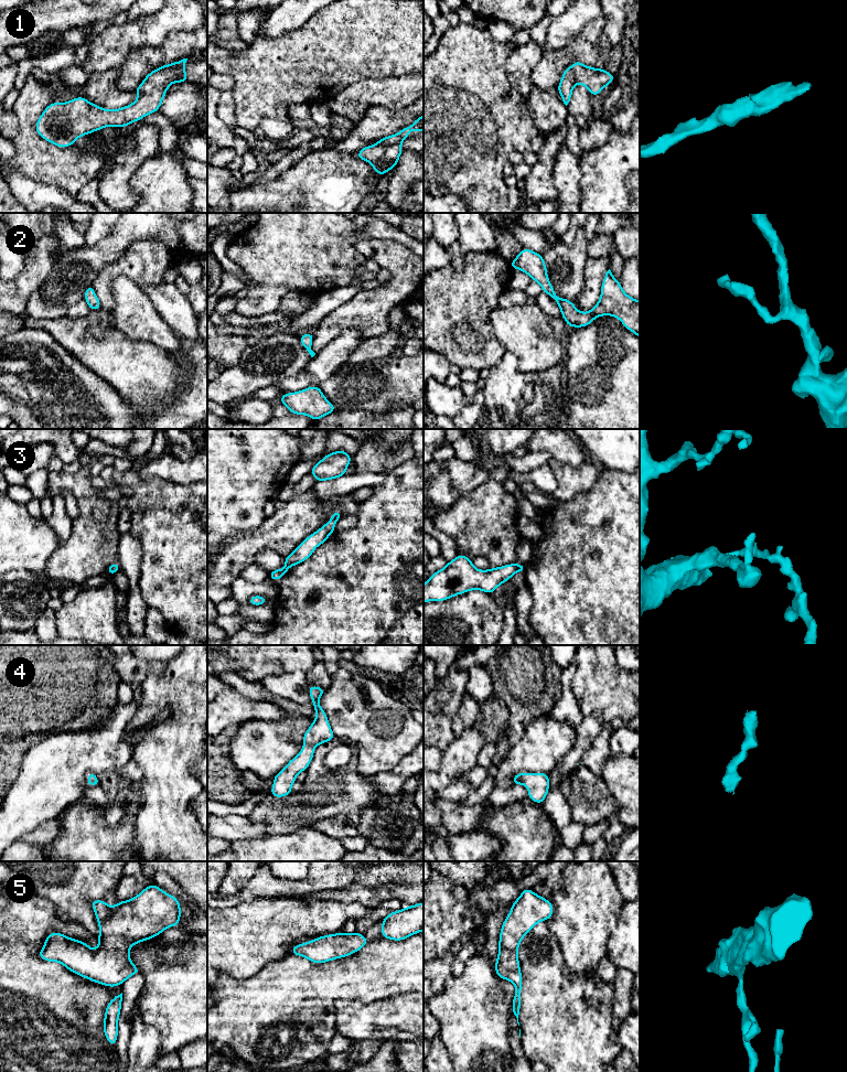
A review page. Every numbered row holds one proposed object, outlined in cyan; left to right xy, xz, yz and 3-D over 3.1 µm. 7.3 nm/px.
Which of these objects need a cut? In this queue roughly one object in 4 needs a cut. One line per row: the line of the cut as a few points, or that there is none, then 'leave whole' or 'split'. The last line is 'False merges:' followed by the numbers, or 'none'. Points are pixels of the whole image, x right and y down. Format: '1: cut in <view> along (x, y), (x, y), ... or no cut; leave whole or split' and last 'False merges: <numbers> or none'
1: cut in xy along (158, 68), (175, 67), (178, 76), (182, 81); split
2: no cut; leave whole
3: no cut; leave whole
4: no cut; leave whole
5: no cut; leave whole
False merges: 1

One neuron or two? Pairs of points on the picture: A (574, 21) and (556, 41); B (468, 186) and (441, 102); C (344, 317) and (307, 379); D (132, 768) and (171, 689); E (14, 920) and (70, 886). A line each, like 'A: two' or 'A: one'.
A: one
B: one
C: two
D: two
E: two

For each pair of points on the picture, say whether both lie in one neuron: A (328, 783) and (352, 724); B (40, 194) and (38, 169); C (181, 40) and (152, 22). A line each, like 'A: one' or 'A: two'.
A: two
B: two
C: two

